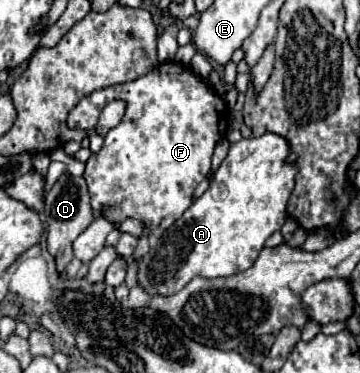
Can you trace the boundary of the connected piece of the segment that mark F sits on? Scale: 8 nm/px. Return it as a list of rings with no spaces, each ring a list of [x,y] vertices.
[[[167,61],[137,81],[89,93],[73,107],[69,115],[83,115],[79,117],[79,125],[95,125],[97,117],[89,115],[101,115],[103,107],[115,99],[127,103],[125,117],[105,135],[103,149],[89,157],[83,173],[89,185],[91,207],[95,215],[103,215],[113,223],[129,217],[139,219],[147,227],[151,225],[151,233],[155,237],[161,237],[193,203],[195,187],[209,173],[215,145],[223,137],[223,131],[227,131],[227,103],[201,77],[193,75],[193,71],[185,69],[181,63]]]

